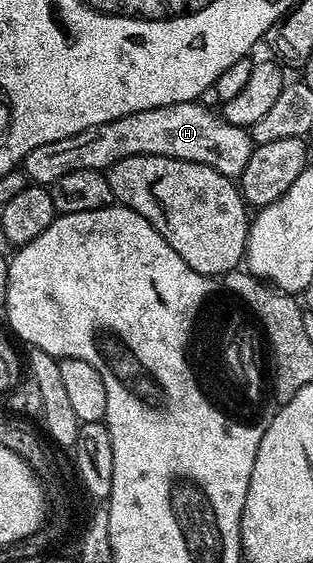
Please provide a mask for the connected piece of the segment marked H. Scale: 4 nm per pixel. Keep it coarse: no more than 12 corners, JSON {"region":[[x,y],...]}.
{"region":[[200,101],[140,110],[31,148],[30,183],[136,154],[236,179],[254,141]]}

